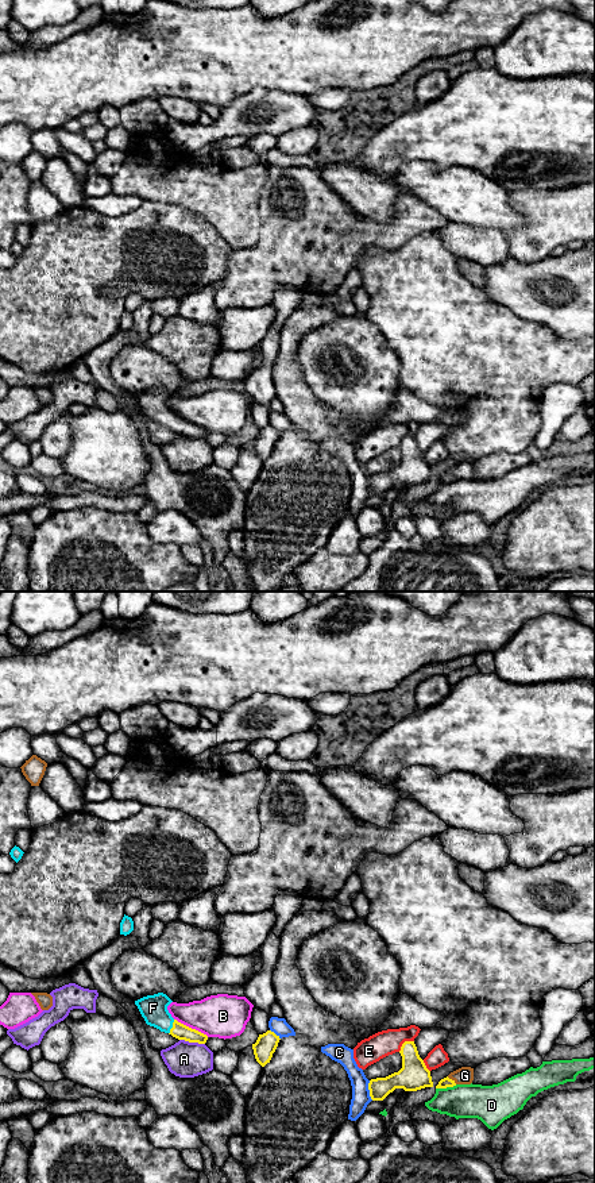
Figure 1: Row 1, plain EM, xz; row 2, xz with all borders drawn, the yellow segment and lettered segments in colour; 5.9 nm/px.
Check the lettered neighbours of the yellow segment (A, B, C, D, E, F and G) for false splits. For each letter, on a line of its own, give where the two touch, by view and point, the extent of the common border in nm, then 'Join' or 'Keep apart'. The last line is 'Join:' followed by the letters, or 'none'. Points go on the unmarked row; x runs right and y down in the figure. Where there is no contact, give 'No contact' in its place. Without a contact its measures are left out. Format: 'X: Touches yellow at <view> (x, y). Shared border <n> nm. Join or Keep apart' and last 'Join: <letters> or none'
A: Touches yellow at xz (192, 436). Shared border 160 nm. Keep apart
B: Touches yellow at xz (190, 423). Shared border 240 nm. Keep apart
C: Touches yellow at xz (369, 484). Shared border 120 nm. Keep apart
D: Touches yellow at xz (445, 482). Shared border 130 nm. Keep apart
E: Touches yellow at xz (404, 438). Shared border 120 nm. Keep apart
F: Touches yellow at xz (173, 422). Shared border 90 nm. Join
G: Touches yellow at xz (451, 474). Shared border 80 nm. Keep apart
Join: F

